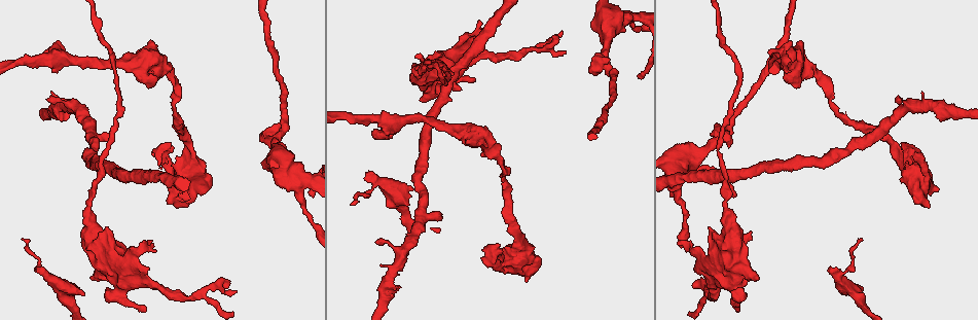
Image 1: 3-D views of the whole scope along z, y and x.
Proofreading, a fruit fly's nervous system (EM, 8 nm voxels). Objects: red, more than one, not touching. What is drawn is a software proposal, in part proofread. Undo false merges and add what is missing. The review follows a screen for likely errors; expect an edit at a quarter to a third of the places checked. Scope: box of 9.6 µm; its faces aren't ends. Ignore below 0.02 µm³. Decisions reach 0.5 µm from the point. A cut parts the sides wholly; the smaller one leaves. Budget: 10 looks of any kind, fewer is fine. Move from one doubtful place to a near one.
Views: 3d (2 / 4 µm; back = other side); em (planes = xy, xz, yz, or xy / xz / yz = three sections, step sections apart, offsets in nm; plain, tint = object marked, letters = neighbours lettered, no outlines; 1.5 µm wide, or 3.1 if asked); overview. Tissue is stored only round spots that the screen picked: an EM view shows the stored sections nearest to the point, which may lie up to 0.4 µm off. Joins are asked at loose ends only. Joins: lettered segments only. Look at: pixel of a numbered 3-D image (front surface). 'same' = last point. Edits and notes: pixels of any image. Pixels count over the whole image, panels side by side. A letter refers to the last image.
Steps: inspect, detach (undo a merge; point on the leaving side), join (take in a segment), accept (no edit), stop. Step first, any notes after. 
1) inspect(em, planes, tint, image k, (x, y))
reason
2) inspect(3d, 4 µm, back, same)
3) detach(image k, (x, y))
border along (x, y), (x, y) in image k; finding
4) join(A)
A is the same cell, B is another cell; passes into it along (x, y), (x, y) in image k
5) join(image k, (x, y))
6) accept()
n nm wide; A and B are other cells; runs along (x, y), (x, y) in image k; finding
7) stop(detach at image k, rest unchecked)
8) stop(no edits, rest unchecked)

inspect(3d, 2 µm, image 1, (478, 145))
branch stops here

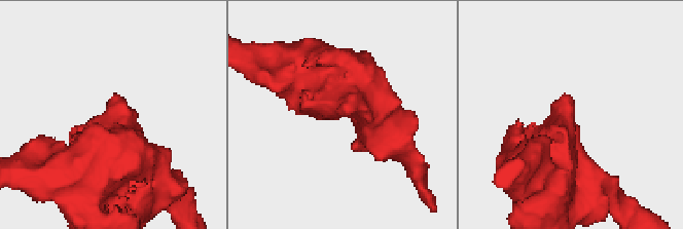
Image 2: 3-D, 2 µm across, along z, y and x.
inspect(em, planes, letters, image 2, (116, 94))

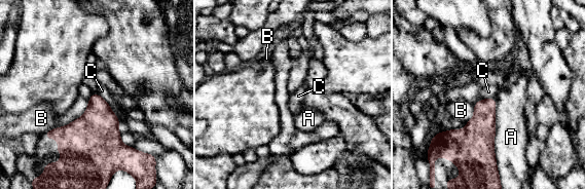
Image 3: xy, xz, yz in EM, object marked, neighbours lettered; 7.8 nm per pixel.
accept()
A, B and C are other cells; border along (495, 96), (480, 100) in image 3; no lettered segment goes on from it

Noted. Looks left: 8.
inspect(em, xz, step 4, letters, image 1, (22, 240))
free end

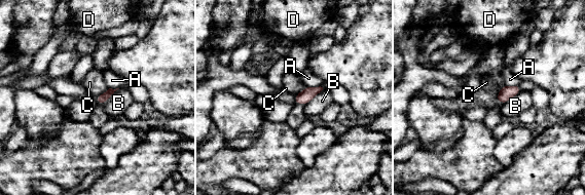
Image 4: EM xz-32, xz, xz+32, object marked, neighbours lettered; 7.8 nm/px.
accept()
70 nm wide; A, B, C and D are other cells; border along (109, 88), (96, 98) in image 4; none of them fits

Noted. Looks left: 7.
inspect(em, yz, step 8, letters, image 1, (411, 189))
branch stops here

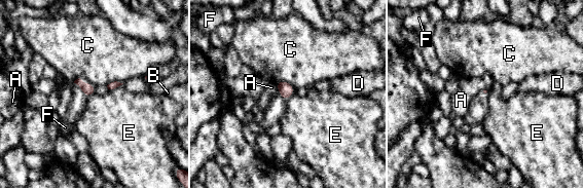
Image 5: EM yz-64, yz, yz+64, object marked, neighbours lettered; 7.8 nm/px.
accept()
A, B, C, D, E and F are other cells; border along (121, 84), (109, 89) in image 5; no lettered segment goes on from it

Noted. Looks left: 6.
inspect(em, xy, step 8, tint, image 1, (554, 34))
an open end

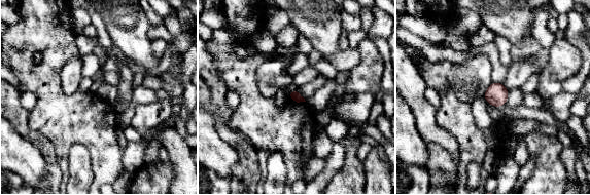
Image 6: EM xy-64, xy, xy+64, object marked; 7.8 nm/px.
inspect(em, planes, letters, same)
cut it another way

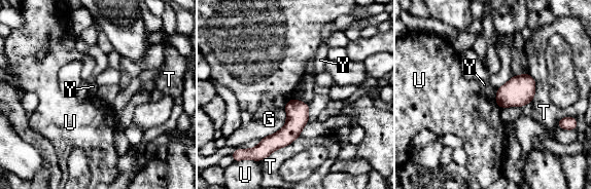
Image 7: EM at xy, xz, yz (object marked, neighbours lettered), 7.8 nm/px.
accept()
G, T, U and Y are other cells; no lettered segment goes on from it

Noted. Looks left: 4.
stop(no edits, rest unchecked)

